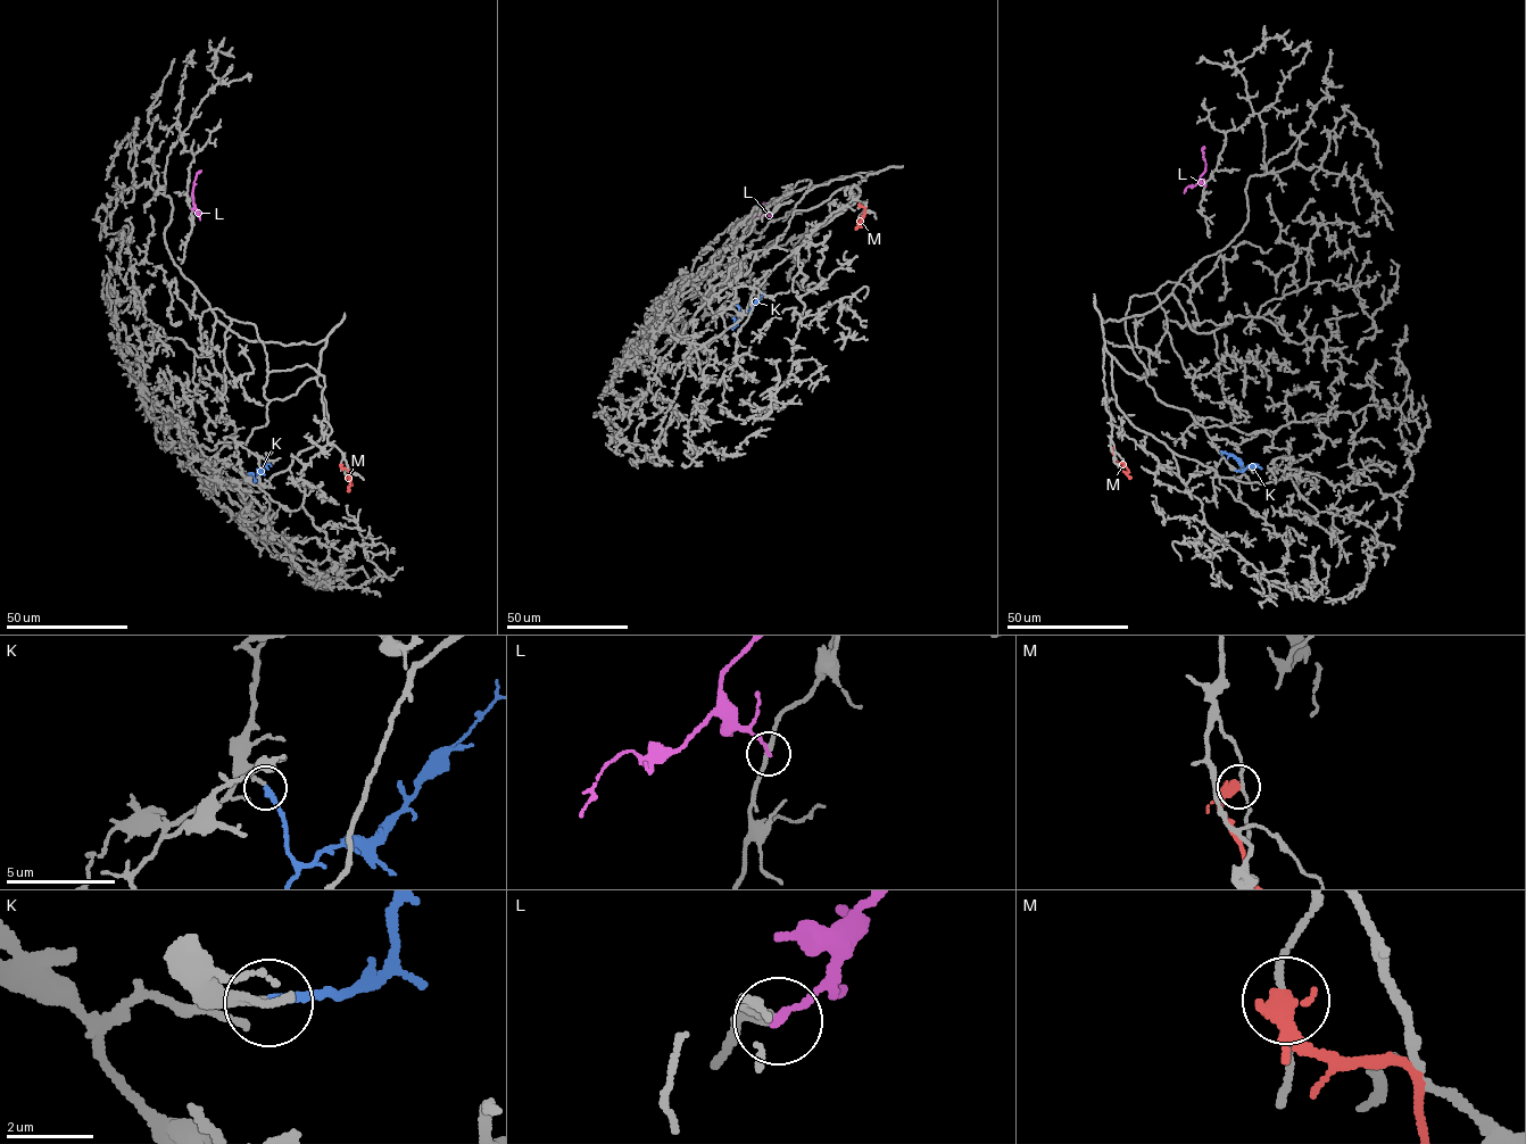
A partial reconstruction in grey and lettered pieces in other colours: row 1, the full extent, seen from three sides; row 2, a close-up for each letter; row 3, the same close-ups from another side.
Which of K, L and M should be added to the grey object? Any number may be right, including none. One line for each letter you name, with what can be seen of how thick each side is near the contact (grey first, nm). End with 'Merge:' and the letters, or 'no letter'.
K: 140/240 nm
Merge: K

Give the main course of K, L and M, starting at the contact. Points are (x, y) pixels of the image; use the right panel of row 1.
K: (1235, 471), (1242, 471), (1240, 461), (1225, 453), (1221, 455)
L: (1204, 185), (1200, 176), (1205, 167), (1204, 147)
M: (1113, 448), (1116, 462), (1130, 479)

